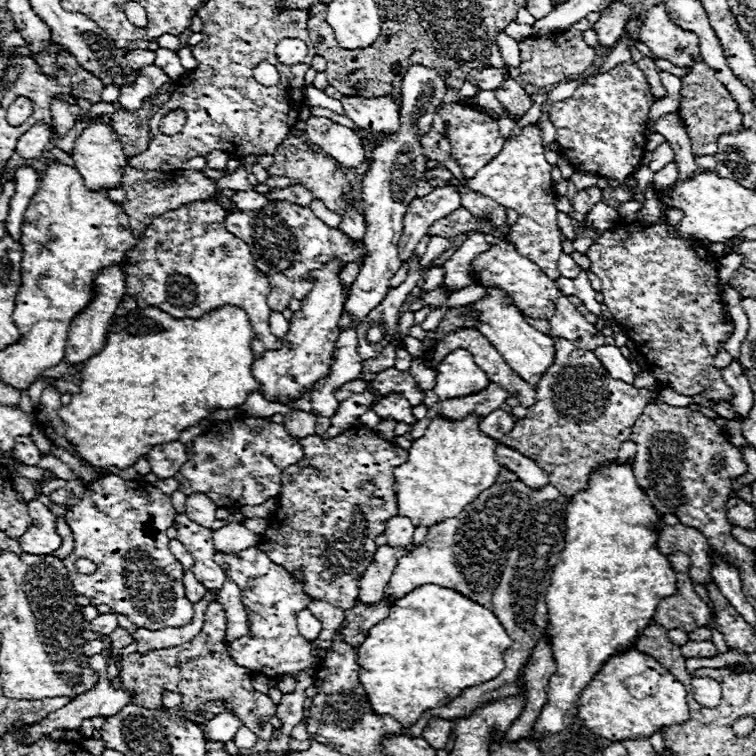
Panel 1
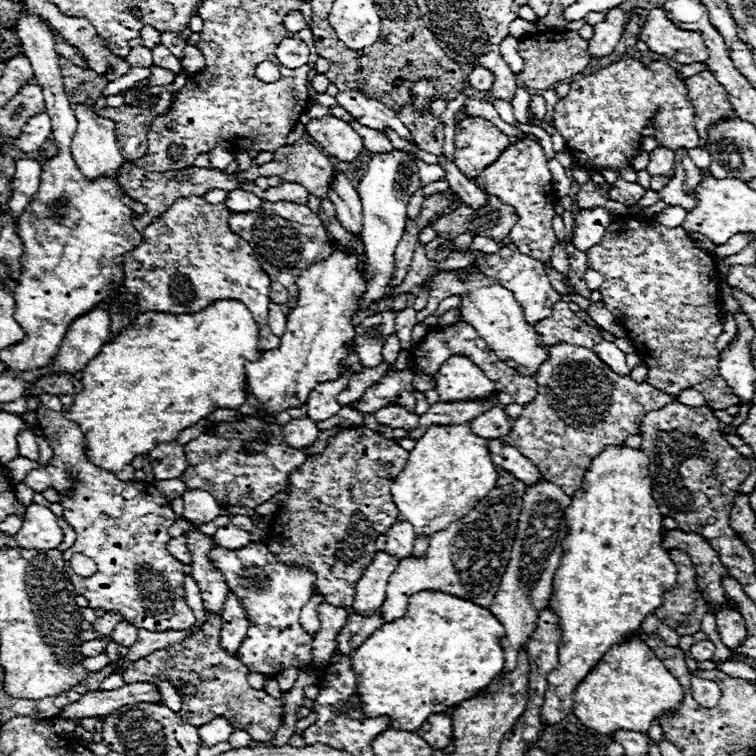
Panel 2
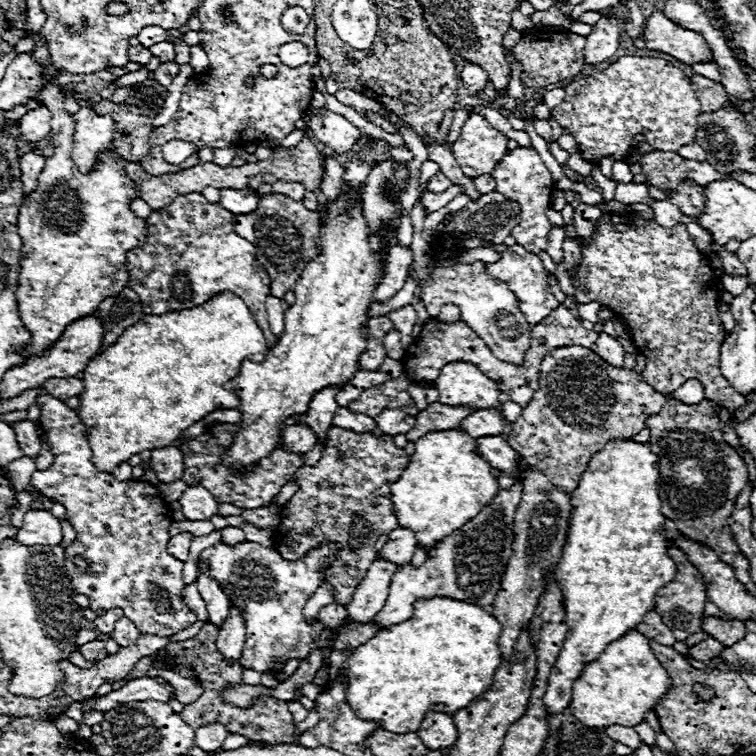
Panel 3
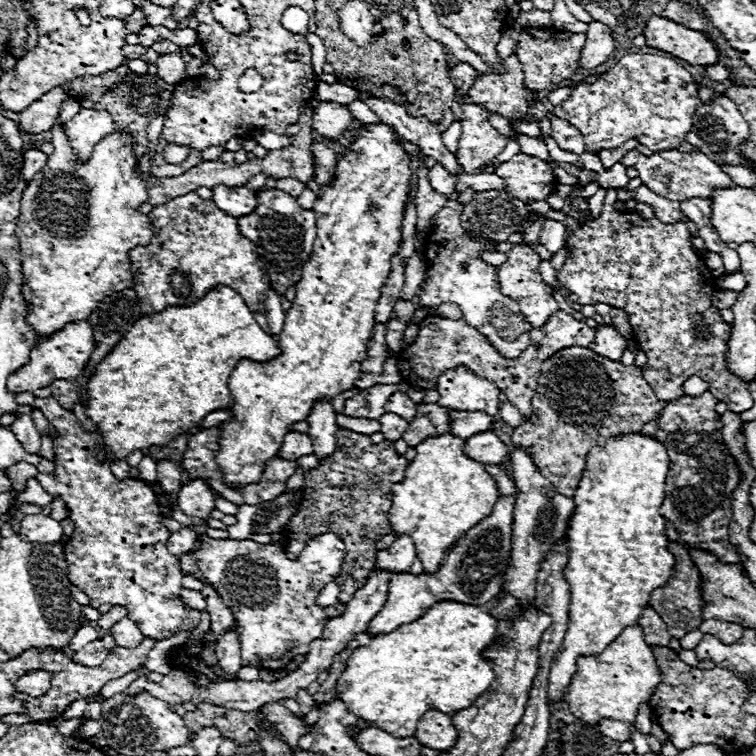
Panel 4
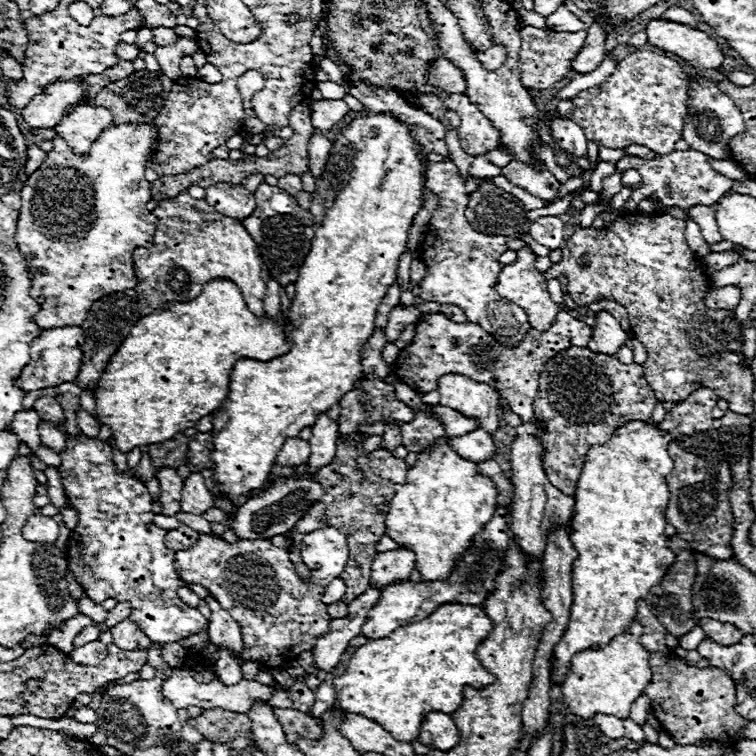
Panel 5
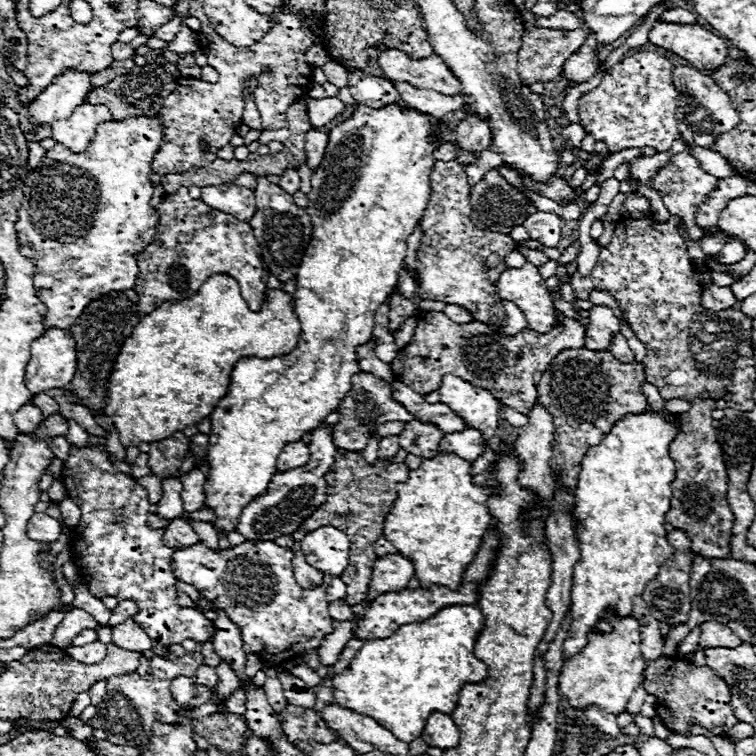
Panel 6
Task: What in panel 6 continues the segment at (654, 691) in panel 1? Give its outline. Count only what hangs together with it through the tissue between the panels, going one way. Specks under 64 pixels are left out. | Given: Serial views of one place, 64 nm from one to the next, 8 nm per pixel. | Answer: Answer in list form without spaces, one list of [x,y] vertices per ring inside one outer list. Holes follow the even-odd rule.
[[[610,616],[614,630],[610,634],[590,634],[590,642],[582,652],[568,658],[560,670],[560,692],[568,698],[570,706],[576,710],[596,706],[604,712],[620,714],[626,712],[632,692],[644,682],[646,660],[640,652],[640,624],[636,618],[616,618]]]

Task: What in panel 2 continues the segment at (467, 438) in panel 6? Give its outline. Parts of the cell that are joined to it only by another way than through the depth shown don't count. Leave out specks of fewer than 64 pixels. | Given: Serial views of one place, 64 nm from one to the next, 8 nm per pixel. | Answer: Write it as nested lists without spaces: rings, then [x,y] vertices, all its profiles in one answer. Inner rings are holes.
[[[502,438],[488,440],[488,448],[492,452],[494,464],[498,468],[504,468],[506,472],[514,474],[524,484],[536,484],[536,480],[542,480],[540,470],[526,456],[522,456],[516,448],[504,444]]]

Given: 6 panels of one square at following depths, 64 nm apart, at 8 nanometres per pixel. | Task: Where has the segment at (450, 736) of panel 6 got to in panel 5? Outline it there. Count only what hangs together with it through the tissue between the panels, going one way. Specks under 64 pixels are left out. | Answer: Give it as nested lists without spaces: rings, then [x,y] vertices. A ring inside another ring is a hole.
[[[430,712],[420,726],[418,740],[434,750],[450,750],[458,744],[458,730],[452,722],[452,716],[444,716],[444,712]]]

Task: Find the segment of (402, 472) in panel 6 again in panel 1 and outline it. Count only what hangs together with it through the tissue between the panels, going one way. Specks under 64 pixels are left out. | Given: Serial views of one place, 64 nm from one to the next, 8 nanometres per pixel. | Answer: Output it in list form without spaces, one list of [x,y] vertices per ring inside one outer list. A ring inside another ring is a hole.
[[[354,426],[350,430],[346,430],[344,434],[338,434],[336,438],[322,438],[318,434],[314,436],[308,436],[304,440],[300,440],[302,444],[302,450],[304,450],[304,456],[300,462],[288,466],[284,472],[282,472],[282,488],[280,488],[280,496],[278,496],[278,508],[274,512],[274,516],[270,518],[268,522],[268,528],[266,532],[260,536],[260,544],[258,548],[264,548],[264,552],[268,552],[268,558],[280,566],[284,566],[296,580],[300,580],[304,584],[304,592],[312,598],[312,600],[324,600],[328,604],[336,604],[338,608],[352,608],[358,600],[358,582],[360,578],[364,576],[368,564],[372,562],[374,554],[376,554],[376,544],[374,544],[374,538],[378,534],[384,534],[384,528],[386,528],[386,520],[396,516],[398,514],[398,498],[396,498],[396,492],[394,492],[394,468],[404,464],[408,460],[408,452],[404,448],[398,448],[394,446],[392,442],[380,438],[374,430],[370,428],[362,428],[362,426]]]

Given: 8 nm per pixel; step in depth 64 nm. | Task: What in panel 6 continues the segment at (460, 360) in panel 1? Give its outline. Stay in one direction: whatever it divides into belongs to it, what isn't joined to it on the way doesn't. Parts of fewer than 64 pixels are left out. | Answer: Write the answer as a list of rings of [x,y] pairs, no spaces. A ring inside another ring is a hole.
[[[444,376],[438,388],[440,402],[448,404],[458,416],[476,430],[494,432],[500,422],[500,402],[486,390],[460,380],[458,376]]]

